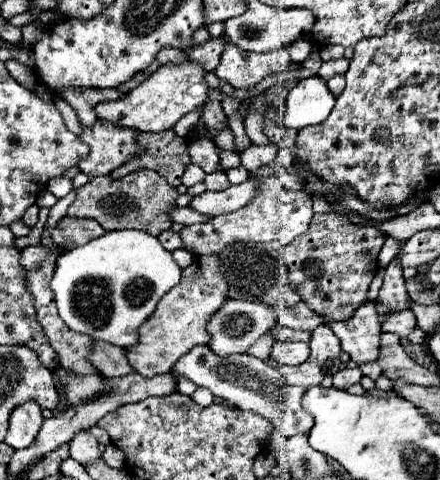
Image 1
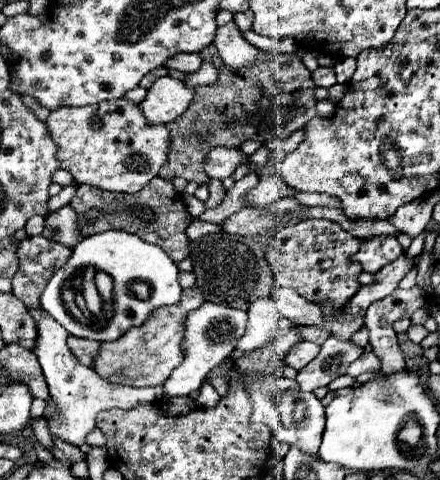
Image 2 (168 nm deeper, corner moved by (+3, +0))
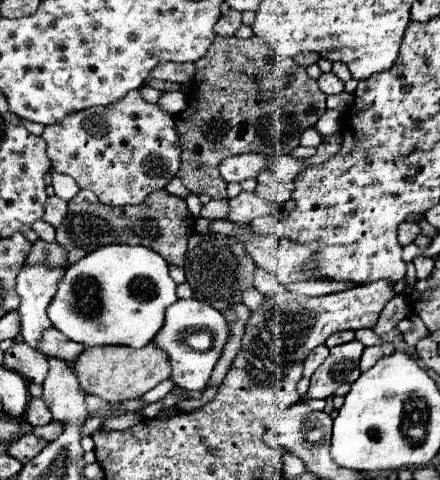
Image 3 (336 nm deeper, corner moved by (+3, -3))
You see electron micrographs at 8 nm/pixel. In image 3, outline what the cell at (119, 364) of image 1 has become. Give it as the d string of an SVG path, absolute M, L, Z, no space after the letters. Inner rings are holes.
M56 328L44 332L40 348L42 348L44 354L52 354L52 356L58 356L58 358L68 360L68 362L74 362L74 360L84 352L84 346L80 346L78 342L68 340L68 338L66 338L64 334L60 334Z

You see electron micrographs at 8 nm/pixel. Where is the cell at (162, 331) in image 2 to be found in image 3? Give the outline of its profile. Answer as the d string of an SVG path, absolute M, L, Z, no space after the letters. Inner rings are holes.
M150 342L140 350L132 350L128 346L86 348L76 360L80 388L108 402L124 402L130 398L140 398L142 394L158 386L162 380L166 380L172 374L170 368L172 366L168 362L168 356L154 342Z

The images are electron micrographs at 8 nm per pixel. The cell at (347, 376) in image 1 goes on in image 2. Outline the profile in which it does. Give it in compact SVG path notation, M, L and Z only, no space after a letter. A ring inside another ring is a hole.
M370 351L370 353L360 355L360 357L348 367L348 375L350 375L350 377L358 377L360 373L366 373L366 371L380 371L380 367L382 367L382 361Z

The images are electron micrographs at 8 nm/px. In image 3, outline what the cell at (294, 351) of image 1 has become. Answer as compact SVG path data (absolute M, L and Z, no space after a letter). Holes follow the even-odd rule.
M322 344L322 346L316 346L316 348L308 354L308 358L304 360L304 376L310 378L312 372L324 362L326 356L328 356L328 348L326 348L324 344Z

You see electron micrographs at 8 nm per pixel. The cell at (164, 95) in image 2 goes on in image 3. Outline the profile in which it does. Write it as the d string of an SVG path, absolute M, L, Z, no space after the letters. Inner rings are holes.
M164 92L164 94L160 96L158 106L160 106L160 110L176 116L176 114L184 112L188 104L186 104L186 96L184 96L182 92Z

